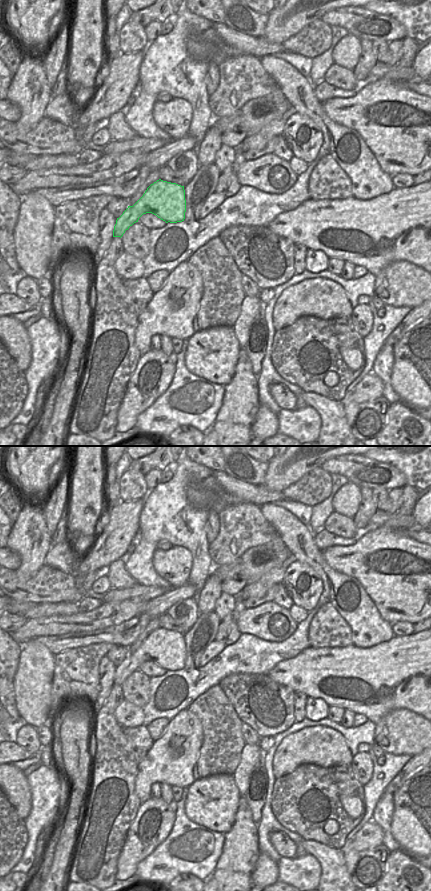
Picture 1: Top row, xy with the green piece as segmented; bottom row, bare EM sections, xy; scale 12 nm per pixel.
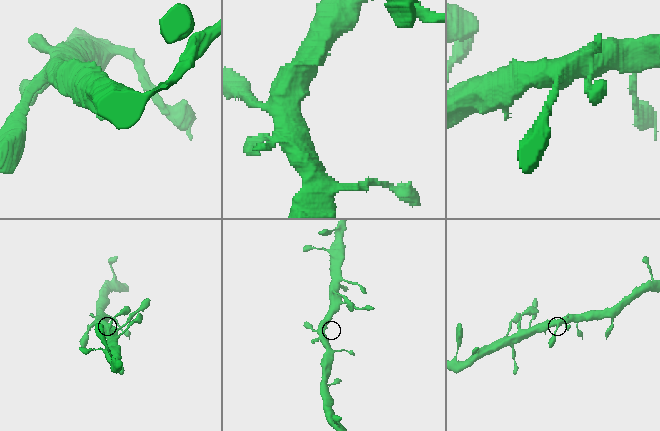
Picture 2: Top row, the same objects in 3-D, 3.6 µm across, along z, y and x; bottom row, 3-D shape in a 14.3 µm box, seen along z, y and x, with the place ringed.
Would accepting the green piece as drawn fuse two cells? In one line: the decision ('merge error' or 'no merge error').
no merge error

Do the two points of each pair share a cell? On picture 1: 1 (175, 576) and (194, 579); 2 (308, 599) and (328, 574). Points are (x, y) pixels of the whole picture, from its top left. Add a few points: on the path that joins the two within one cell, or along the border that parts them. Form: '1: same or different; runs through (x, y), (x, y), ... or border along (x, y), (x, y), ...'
1: different; border along (192, 555), (192, 569), (187, 582)
2: different; border along (307, 564), (320, 578), (323, 593)

